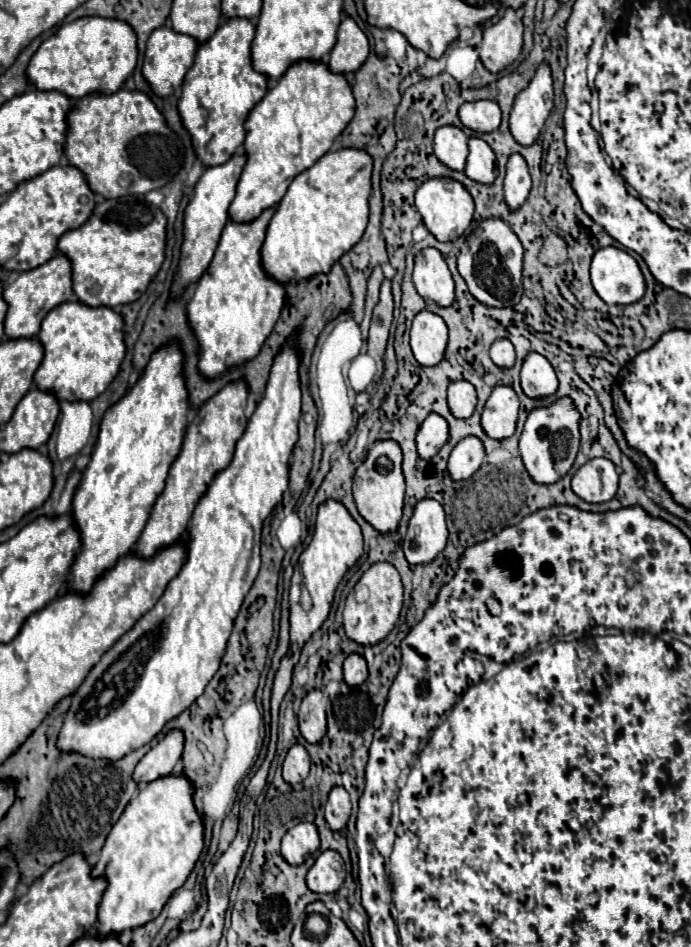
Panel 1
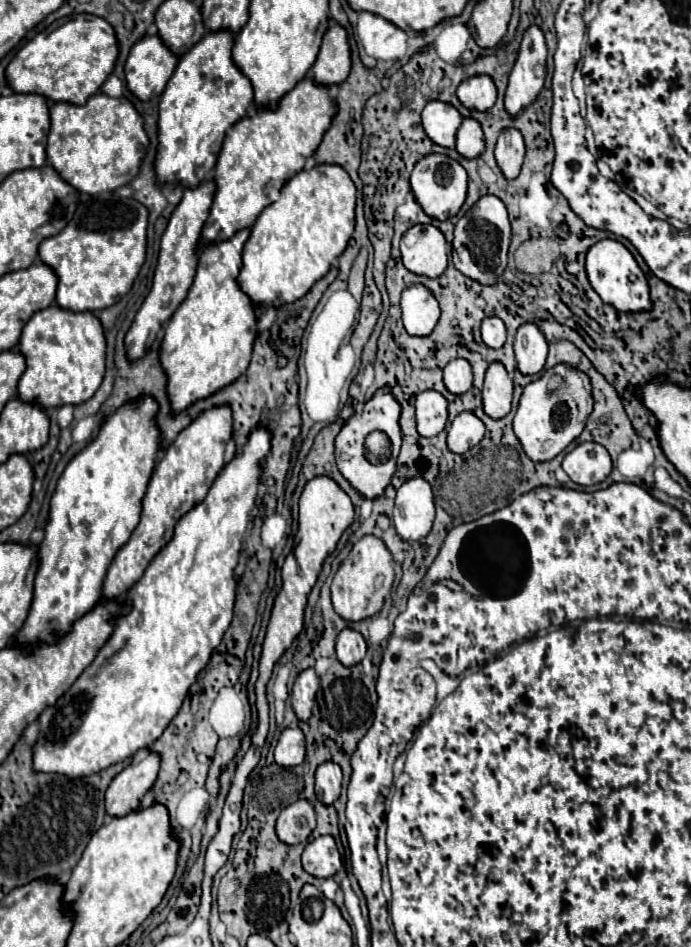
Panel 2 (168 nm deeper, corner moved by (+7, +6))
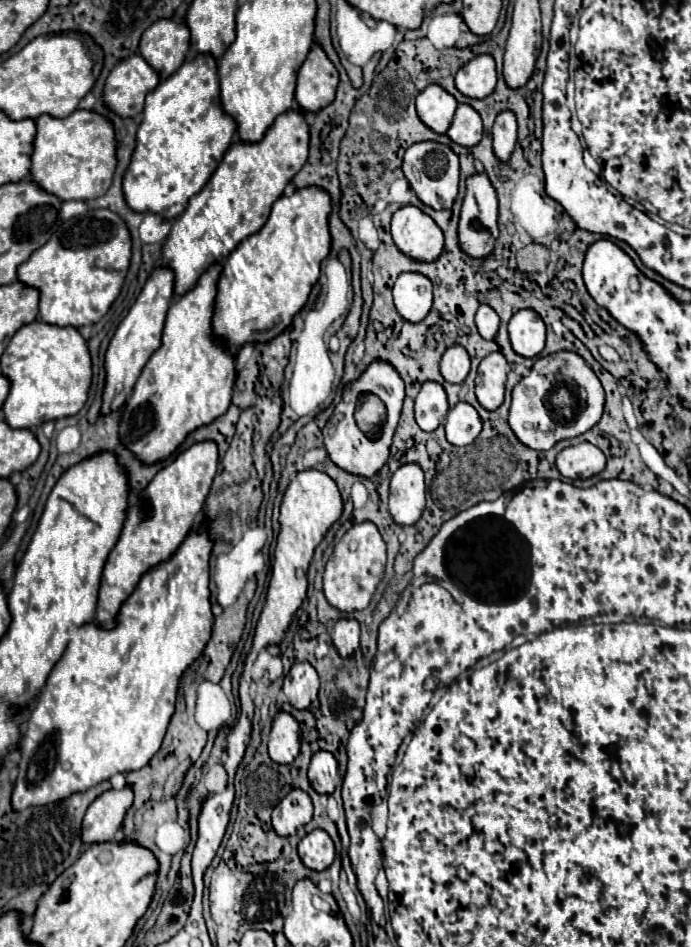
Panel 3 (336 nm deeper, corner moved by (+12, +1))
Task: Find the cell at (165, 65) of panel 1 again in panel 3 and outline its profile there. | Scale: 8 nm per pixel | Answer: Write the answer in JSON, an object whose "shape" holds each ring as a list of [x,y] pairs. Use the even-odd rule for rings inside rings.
{"shape":[[[134,53],[120,61],[106,79],[104,101],[120,117],[136,117],[144,109],[144,99],[160,83],[156,69],[140,55]]]}

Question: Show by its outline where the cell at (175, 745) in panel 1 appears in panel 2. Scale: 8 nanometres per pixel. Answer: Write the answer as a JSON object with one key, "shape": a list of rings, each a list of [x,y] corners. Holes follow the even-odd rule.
{"shape":[[[153,752],[147,754],[137,766],[129,766],[119,772],[105,792],[105,812],[109,816],[121,818],[133,812],[147,790],[153,786],[159,772],[159,756]]]}

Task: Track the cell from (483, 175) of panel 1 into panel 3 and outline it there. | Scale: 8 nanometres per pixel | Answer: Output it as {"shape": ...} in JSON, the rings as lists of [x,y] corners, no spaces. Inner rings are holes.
{"shape":[[[458,105],[454,121],[448,129],[448,137],[462,145],[462,147],[474,147],[482,139],[482,119],[470,105]]]}

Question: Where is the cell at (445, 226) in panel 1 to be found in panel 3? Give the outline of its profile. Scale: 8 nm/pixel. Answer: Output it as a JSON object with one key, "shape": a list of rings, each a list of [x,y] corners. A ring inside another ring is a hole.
{"shape":[[[424,141],[424,143],[414,143],[406,155],[404,155],[404,163],[402,163],[402,171],[412,187],[412,191],[416,193],[416,197],[440,211],[440,209],[450,209],[456,195],[458,195],[458,157],[454,155],[454,151],[446,145],[434,143],[434,141]]]}

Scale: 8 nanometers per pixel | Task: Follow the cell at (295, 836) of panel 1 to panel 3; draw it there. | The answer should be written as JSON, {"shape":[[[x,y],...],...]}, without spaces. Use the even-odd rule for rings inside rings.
{"shape":[[[296,789],[290,791],[276,807],[272,813],[272,827],[276,835],[280,837],[290,837],[294,835],[300,827],[310,823],[312,819],[312,801],[308,793]]]}

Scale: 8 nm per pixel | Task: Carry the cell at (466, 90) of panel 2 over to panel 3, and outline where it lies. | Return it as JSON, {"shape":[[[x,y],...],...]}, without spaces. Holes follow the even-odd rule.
{"shape":[[[478,55],[456,75],[456,89],[470,99],[484,99],[496,87],[496,69],[490,55]]]}

